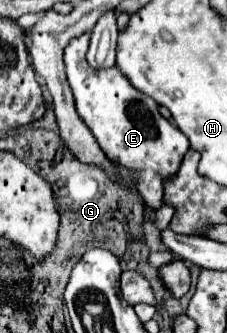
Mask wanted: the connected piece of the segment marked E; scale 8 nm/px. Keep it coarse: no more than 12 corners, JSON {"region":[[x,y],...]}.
{"region":[[90,32],[64,50],[76,110],[158,210],[188,138],[118,66],[92,70]]}

